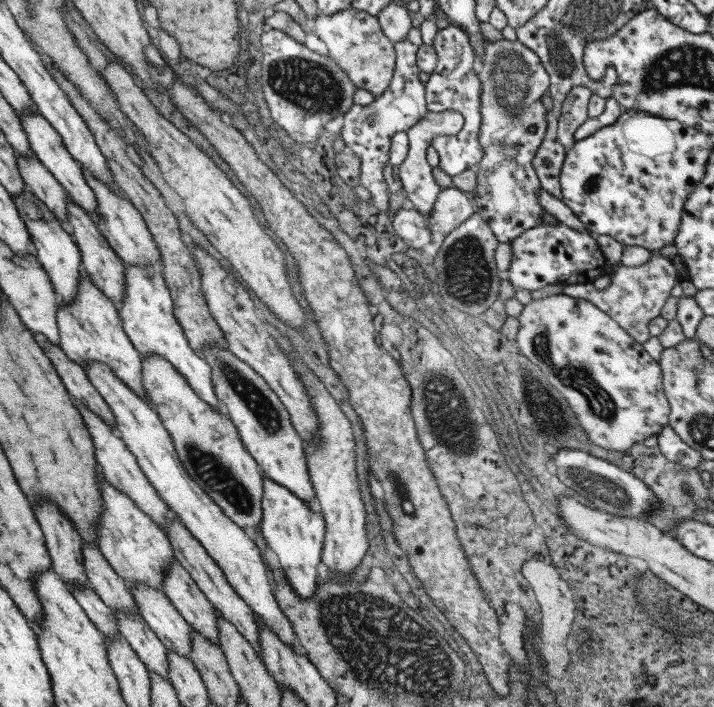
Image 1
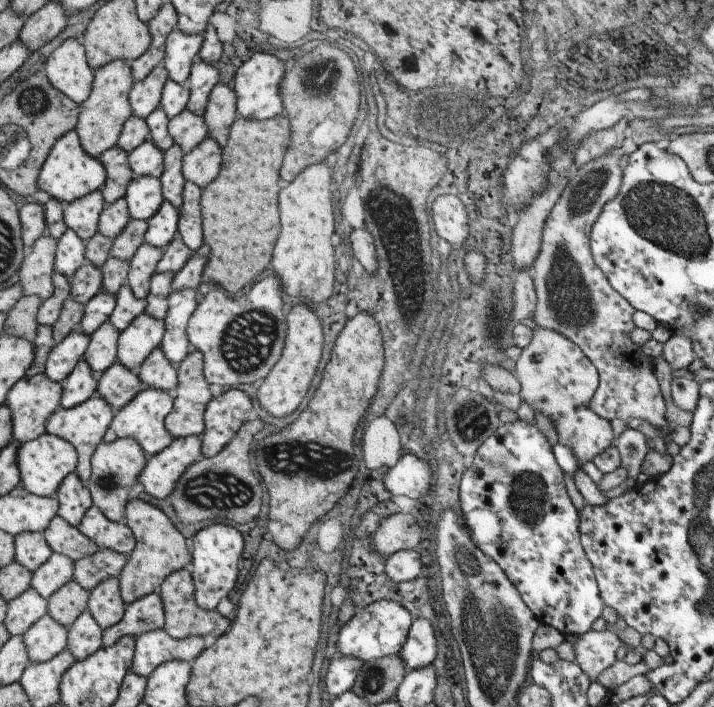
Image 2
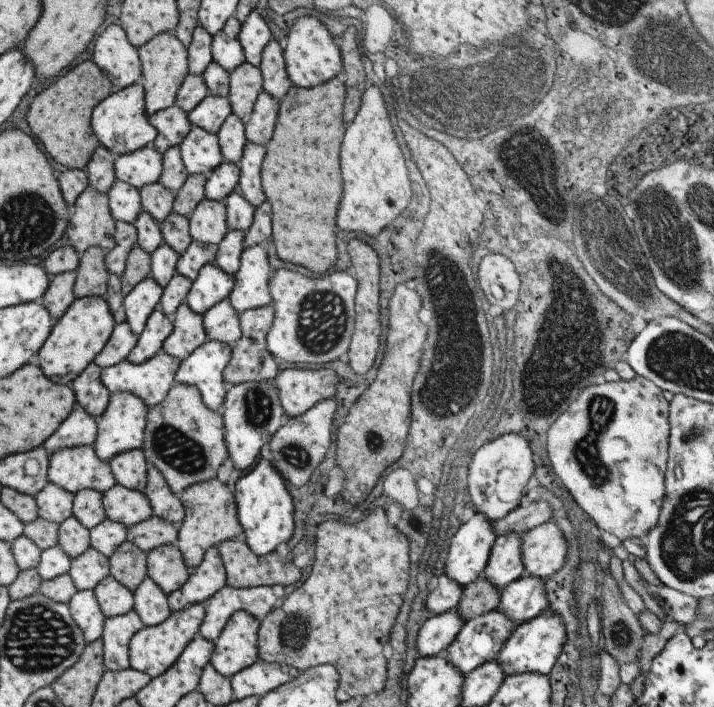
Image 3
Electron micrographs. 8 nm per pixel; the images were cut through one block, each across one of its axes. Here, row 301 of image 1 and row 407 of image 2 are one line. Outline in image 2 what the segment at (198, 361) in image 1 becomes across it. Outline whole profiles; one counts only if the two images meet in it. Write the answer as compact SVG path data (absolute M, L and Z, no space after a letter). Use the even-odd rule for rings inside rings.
M143 388L125 406L117 409L105 430L102 442L113 442L119 438L133 438L147 457L161 452L172 438L167 434L164 426L164 418L169 414L172 406L172 394L157 388Z

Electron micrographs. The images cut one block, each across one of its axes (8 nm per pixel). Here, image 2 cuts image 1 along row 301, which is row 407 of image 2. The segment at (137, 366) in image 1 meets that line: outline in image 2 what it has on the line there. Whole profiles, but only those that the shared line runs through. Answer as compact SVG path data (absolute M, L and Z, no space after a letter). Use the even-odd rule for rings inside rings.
M93 394L87 400L73 406L72 408L60 408L58 407L45 423L45 431L50 434L55 434L61 437L63 440L67 440L75 452L77 452L77 460L75 465L75 474L81 482L85 483L90 475L90 458L95 450L96 446L102 442L103 435L105 430L109 426L111 419L113 418L114 411L109 402L105 398L97 394Z

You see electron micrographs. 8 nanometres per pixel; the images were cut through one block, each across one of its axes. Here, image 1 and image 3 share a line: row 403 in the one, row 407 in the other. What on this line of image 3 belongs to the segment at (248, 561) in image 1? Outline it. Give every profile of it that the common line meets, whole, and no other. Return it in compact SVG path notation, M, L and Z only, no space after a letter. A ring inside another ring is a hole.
M127 392L114 393L108 396L105 411L95 420L96 436L92 450L98 460L107 463L117 454L139 449L144 436L144 425L147 407L139 398Z

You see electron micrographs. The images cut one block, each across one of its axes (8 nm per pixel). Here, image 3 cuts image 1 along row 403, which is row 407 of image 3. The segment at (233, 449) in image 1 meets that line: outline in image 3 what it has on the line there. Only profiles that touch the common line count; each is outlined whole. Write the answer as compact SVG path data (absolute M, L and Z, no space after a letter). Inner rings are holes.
M174 383L167 395L153 407L147 408L144 436L140 445L145 463L154 467L164 479L168 490L175 496L189 486L216 478L216 470L228 456L223 441L225 430L222 428L218 412L209 411L202 403L193 386Z

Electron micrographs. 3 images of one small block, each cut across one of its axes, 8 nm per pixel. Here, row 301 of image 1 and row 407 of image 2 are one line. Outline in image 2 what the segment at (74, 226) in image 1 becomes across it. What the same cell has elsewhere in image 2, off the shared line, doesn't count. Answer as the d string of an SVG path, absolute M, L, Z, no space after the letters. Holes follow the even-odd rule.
M115 362L97 376L95 394L105 398L115 412L143 388L145 387L139 382L136 370L127 370L119 362Z

